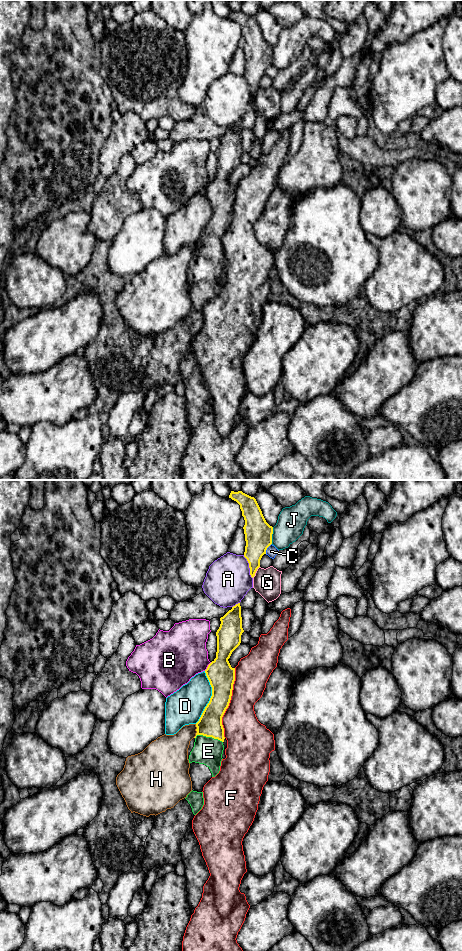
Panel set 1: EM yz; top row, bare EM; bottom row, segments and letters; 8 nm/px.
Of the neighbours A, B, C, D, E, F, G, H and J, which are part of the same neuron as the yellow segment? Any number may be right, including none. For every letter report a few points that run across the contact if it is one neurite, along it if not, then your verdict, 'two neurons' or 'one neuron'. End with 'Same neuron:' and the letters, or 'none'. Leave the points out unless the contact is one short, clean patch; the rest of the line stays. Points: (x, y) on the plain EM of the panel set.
A: two neurons
B: yz (211, 182), (204, 190) | two neurons
C: yz (271, 63), (265, 73) | two neurons
D: two neurons
E: yz (210, 243), (209, 256), (208, 271) | one neuron
F: two neurons
G: yz (259, 86), (252, 97) | two neurons
H: yz (196, 244), (196, 254), (193, 257) | two neurons
J: yz (273, 47), (271, 63) | two neurons
Same neuron: E

